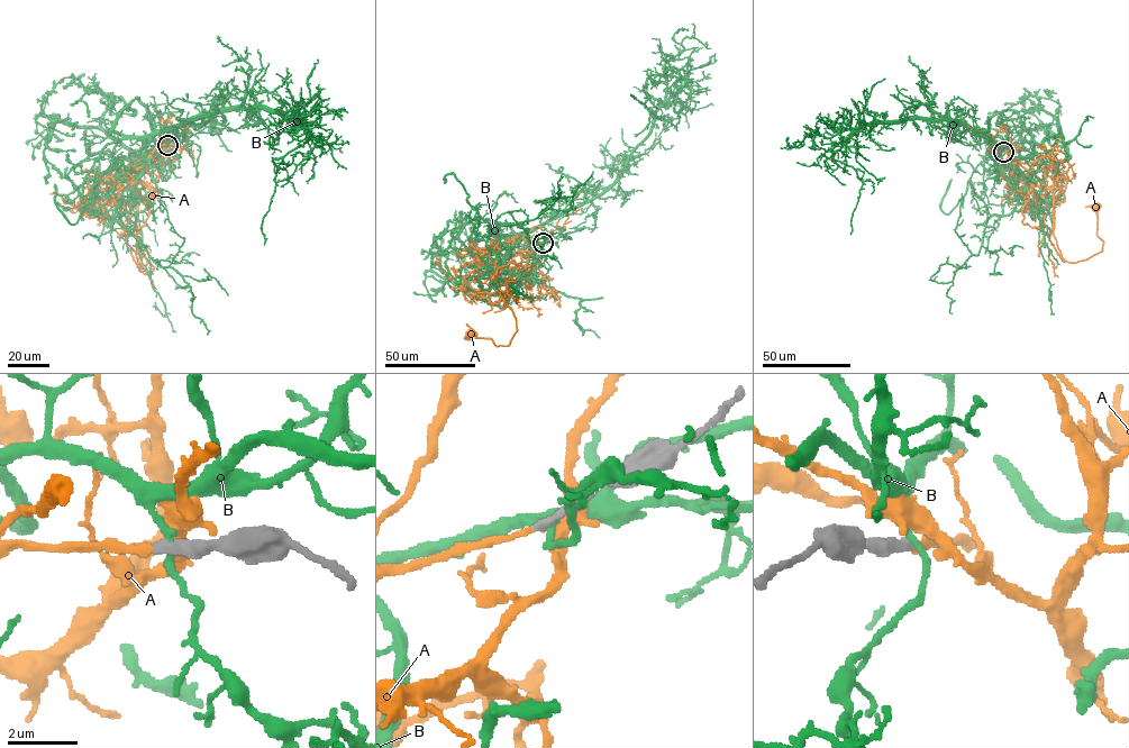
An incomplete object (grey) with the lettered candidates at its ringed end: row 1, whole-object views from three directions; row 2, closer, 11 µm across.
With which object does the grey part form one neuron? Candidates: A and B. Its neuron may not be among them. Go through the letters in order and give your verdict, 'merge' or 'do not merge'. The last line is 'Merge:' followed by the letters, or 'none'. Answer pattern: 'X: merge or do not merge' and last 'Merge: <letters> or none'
A: merge
B: do not merge
Merge: A

